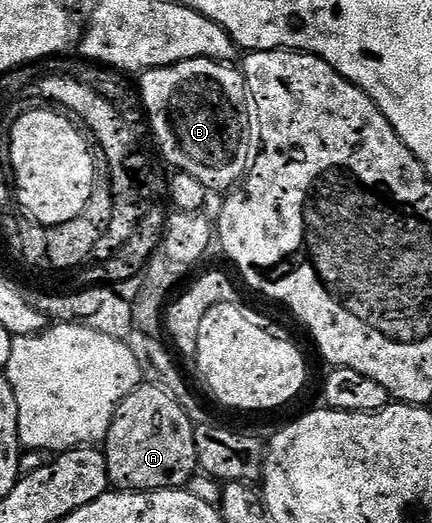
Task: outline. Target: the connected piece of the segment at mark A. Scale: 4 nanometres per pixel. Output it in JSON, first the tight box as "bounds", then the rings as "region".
{"bounds":[102,383,198,492],"region":[[[142,383],[117,406],[113,414],[108,437],[102,444],[102,451],[108,467],[108,483],[121,492],[157,492],[163,488],[187,486],[198,472],[194,450],[196,424],[188,417],[189,409],[176,401],[169,392],[153,384]]]}

